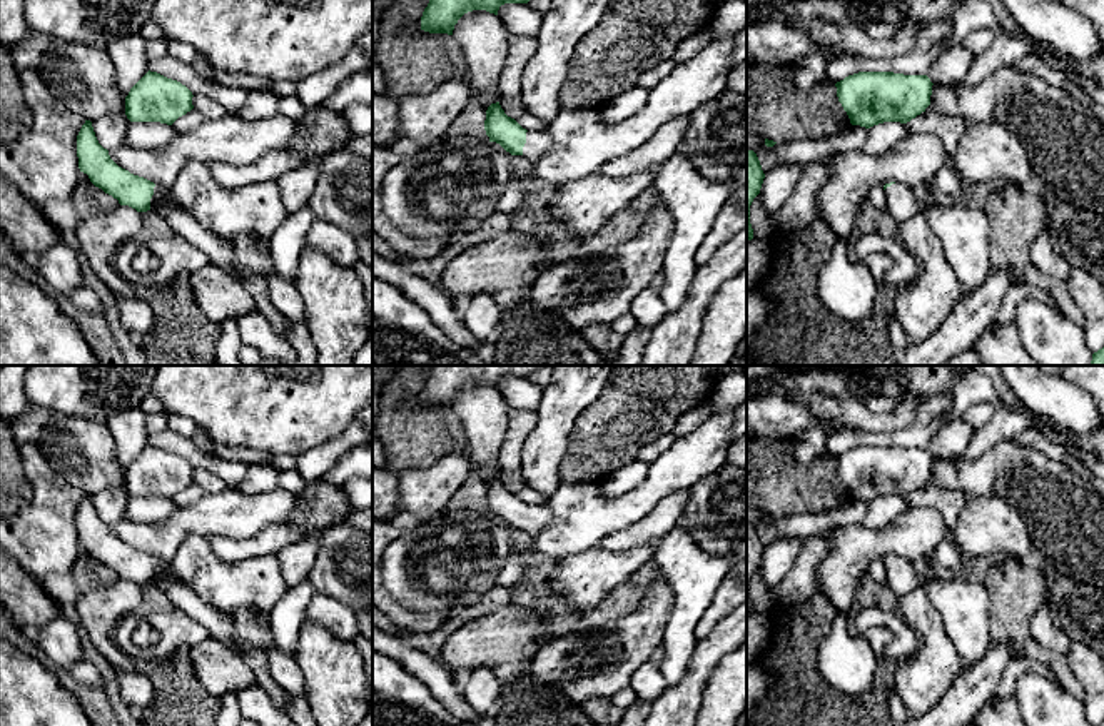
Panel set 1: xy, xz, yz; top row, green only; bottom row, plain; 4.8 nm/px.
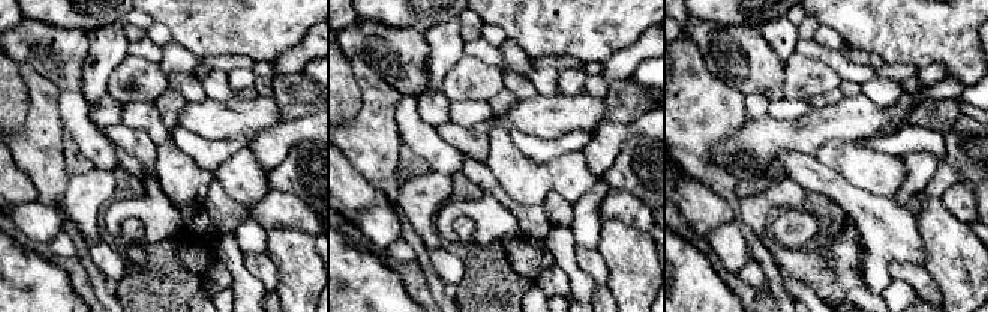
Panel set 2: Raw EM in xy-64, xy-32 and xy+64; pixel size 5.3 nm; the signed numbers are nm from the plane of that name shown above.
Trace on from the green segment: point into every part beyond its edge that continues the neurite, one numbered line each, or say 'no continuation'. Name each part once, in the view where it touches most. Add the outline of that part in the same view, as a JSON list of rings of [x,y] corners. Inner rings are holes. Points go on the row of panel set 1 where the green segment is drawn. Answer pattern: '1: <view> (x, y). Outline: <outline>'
1: xy (161, 194). Outline: [[[160,185],[154,187],[154,195],[150,199],[150,210],[157,212],[157,205],[162,200],[175,200],[170,189],[164,189]],[[175,200],[177,202],[177,200]]]

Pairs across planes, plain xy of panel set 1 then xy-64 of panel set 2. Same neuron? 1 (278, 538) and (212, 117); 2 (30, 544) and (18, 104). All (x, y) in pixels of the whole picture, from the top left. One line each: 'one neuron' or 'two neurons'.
1: two neurons
2: two neurons

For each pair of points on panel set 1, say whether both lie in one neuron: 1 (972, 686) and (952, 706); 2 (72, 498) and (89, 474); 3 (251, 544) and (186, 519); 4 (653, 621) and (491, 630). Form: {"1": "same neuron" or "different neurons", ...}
{"1": "same neuron", "2": "different neurons", "3": "different neurons", "4": "different neurons"}

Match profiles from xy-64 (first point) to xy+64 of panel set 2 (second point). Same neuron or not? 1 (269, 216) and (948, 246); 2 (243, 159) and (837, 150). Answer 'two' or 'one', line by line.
1: two
2: one

